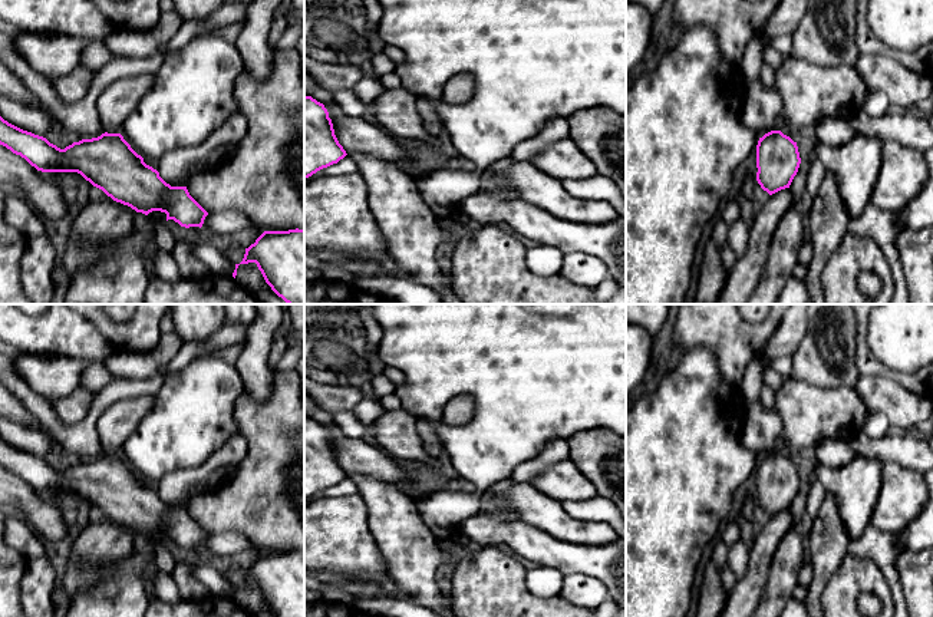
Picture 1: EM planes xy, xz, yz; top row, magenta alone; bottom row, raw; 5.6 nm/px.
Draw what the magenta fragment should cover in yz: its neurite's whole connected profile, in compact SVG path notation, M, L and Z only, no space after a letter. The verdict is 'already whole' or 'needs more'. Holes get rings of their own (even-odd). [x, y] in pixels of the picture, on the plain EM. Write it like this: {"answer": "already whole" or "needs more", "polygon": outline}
{"answer": "needs more", "polygon": "M759 400L745 403L741 442L764 456L756 466L756 502L769 517L789 509L801 485L797 463L774 451L778 438L782 438L779 413L764 408Z"}

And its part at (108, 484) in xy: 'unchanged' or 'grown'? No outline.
grown

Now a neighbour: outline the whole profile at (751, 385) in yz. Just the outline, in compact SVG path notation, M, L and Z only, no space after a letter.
M761 356L746 366L739 385L744 403L754 403L759 400L759 395L764 387L762 376L768 364L771 364L771 362Z

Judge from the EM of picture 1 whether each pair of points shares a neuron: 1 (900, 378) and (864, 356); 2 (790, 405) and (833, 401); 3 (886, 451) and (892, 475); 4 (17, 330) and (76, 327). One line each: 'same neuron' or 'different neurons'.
1: same neuron
2: same neuron
3: different neurons
4: same neuron

